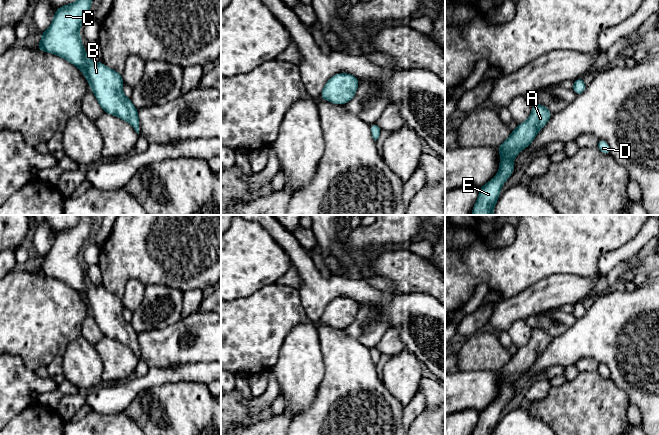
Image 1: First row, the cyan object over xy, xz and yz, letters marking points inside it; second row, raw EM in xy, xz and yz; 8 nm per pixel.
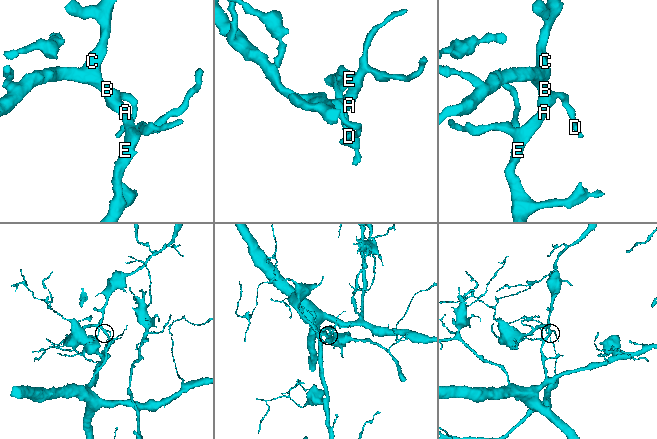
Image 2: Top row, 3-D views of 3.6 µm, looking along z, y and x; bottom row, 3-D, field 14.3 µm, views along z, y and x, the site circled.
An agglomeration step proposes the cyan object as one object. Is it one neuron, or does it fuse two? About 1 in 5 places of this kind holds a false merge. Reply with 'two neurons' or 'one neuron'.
one neuron

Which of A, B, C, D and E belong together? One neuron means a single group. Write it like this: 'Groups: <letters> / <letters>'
Groups: A B C D E

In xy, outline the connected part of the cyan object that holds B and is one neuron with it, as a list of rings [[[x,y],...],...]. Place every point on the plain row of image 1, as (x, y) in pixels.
[[[80,215],[79,222],[76,226],[57,232],[50,251],[41,256],[42,262],[36,273],[58,279],[78,291],[86,301],[90,313],[98,324],[103,336],[125,344],[131,348],[134,354],[139,358],[138,334],[135,332],[130,322],[127,322],[123,318],[122,311],[124,307],[122,299],[113,293],[107,292],[102,286],[90,284],[81,267],[79,253],[85,240],[91,234],[91,227],[91,215]]]

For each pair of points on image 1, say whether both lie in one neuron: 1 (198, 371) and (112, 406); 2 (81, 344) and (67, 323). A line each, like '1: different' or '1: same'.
1: same
2: different

